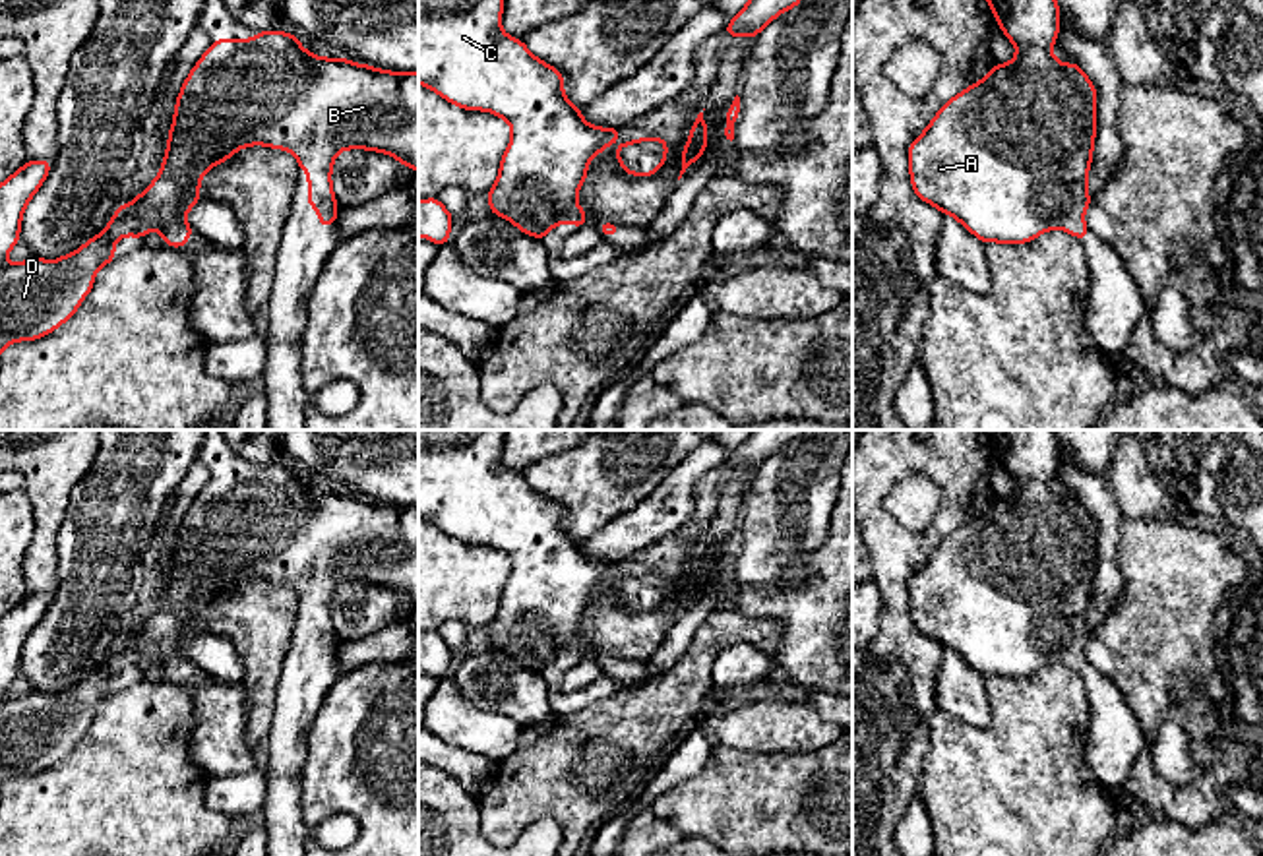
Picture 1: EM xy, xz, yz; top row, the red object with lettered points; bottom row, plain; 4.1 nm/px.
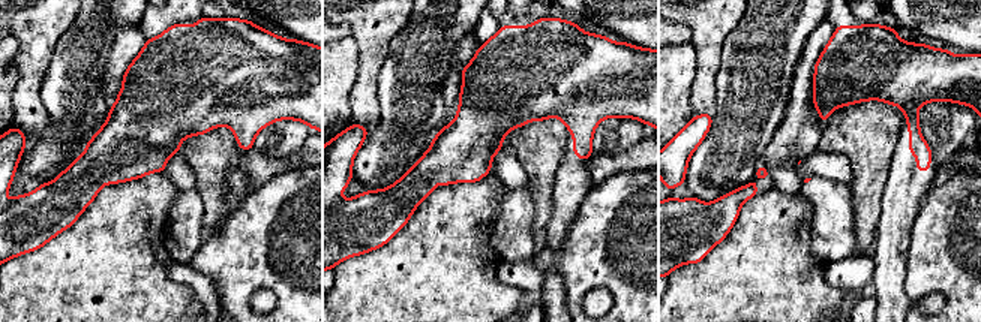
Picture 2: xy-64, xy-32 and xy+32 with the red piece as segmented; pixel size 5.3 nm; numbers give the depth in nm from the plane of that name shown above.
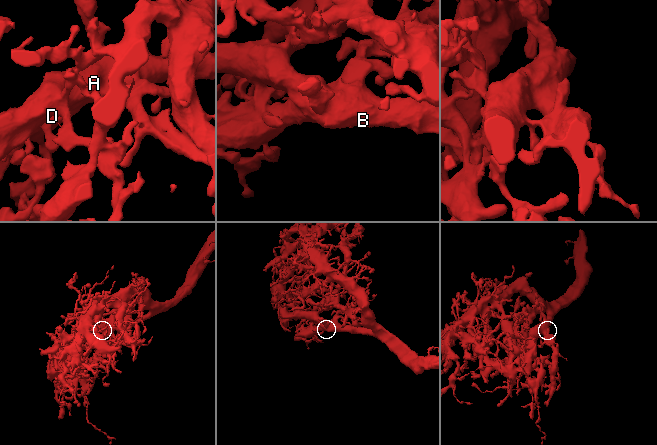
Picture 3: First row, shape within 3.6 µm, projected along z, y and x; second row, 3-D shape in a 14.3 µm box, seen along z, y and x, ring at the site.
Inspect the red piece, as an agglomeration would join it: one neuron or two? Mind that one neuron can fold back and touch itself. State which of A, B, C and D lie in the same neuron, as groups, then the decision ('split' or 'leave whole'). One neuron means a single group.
A B C D; leave whole

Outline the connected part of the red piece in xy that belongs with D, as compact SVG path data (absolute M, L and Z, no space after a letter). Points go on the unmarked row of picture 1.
M275 463L260 465L256 473L215 473L178 527L159 610L134 635L122 637L103 666L54 695L37 689L21 697L6 695L19 674L25 639L52 600L52 595L25 595L0 618L0 788L15 775L35 775L68 755L91 726L97 705L116 691L120 670L143 674L149 664L159 664L165 678L182 682L194 666L184 649L201 633L200 614L248 579L293 587L308 608L308 639L318 645L320 660L331 660L337 655L331 602L339 585L380 585L418 604L418 505L322 492L310 488L293 467Z

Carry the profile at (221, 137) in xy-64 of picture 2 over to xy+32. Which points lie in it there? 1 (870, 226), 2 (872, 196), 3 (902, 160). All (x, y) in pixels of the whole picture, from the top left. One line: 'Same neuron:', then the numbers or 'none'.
Same neuron: 1, 2

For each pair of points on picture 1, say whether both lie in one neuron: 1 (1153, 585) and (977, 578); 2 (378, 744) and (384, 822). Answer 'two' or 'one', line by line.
1: two
2: one

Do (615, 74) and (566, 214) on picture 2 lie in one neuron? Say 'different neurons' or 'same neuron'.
same neuron

